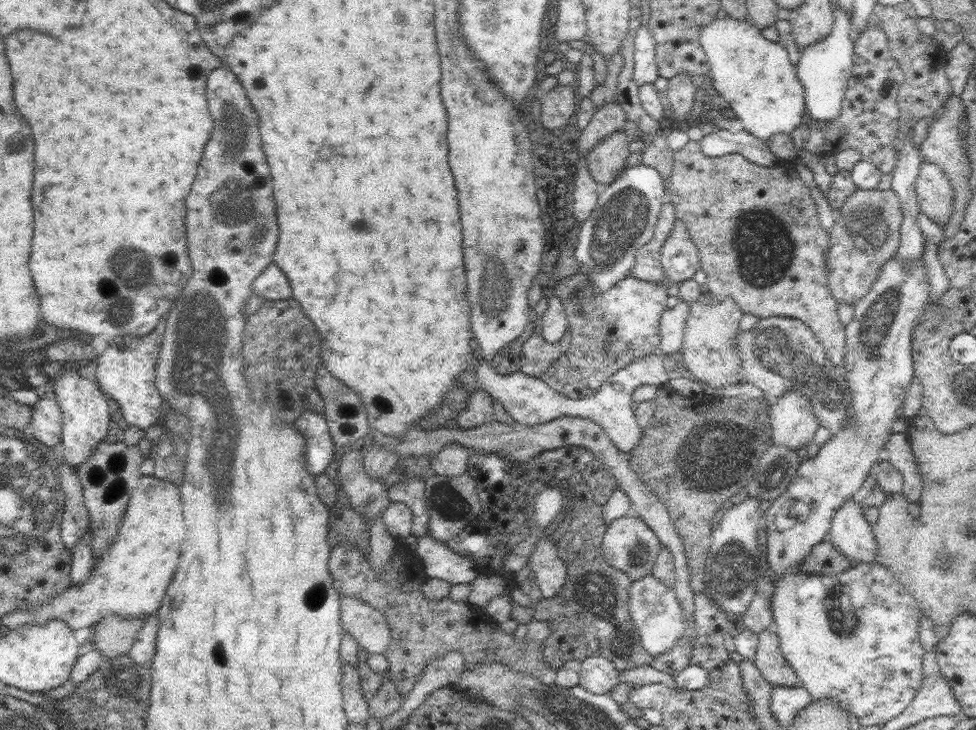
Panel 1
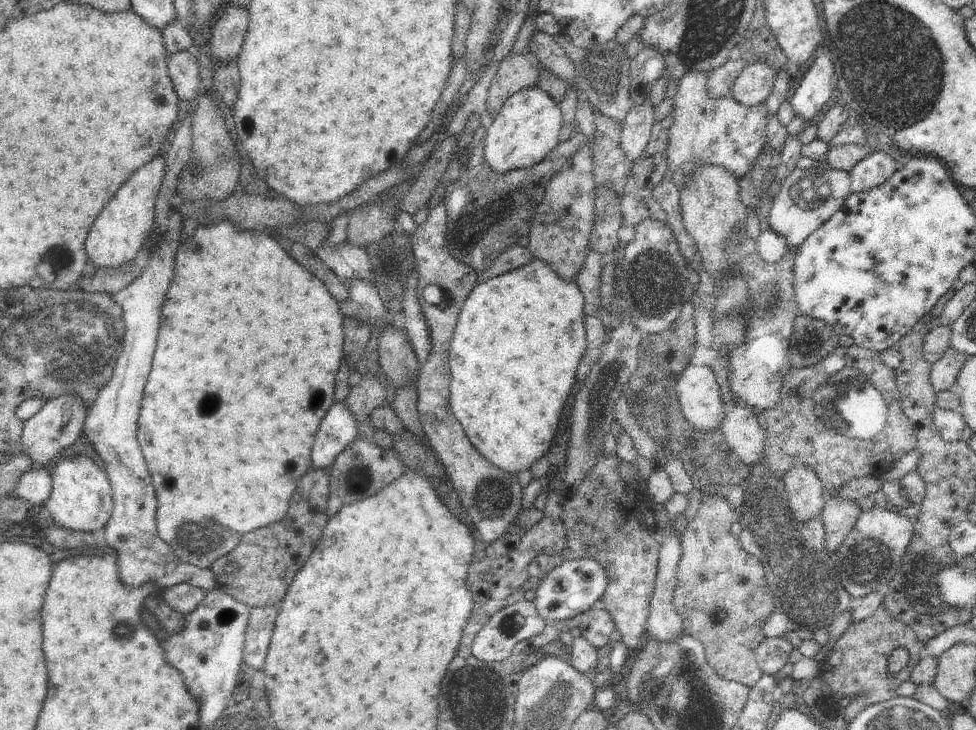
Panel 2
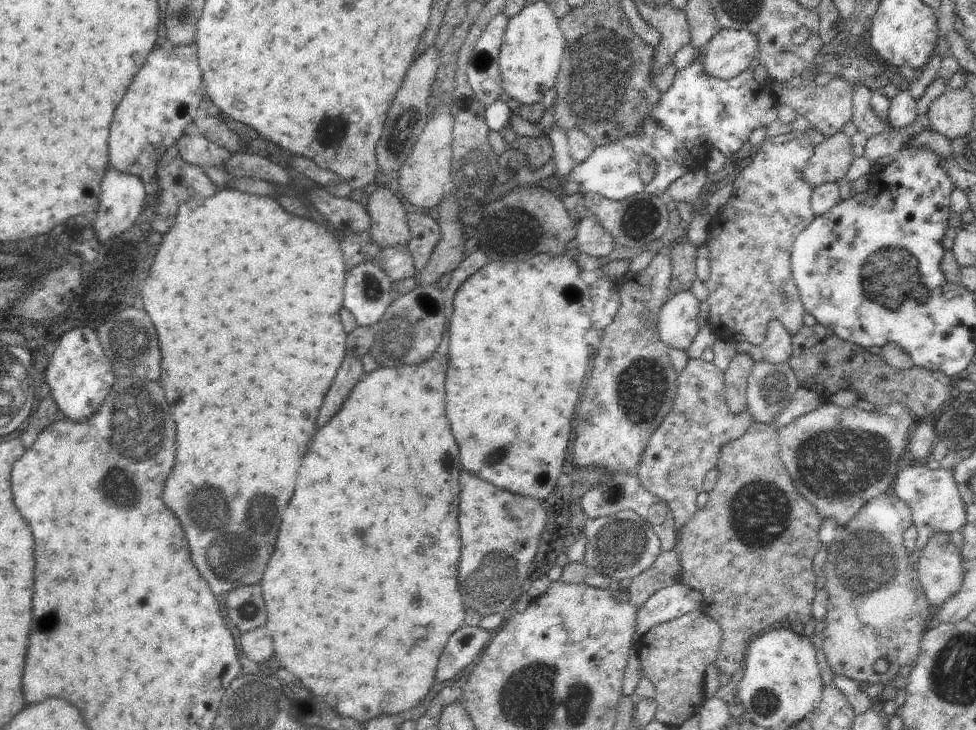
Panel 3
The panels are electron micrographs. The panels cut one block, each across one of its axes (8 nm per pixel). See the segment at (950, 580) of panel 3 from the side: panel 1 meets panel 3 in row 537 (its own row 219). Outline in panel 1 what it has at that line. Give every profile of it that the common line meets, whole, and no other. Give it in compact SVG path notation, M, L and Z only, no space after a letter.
M921 160L913 186L917 192L917 204L921 208L921 214L925 214L925 218L935 224L947 224L949 216L953 214L955 190L941 174L941 170L935 164Z

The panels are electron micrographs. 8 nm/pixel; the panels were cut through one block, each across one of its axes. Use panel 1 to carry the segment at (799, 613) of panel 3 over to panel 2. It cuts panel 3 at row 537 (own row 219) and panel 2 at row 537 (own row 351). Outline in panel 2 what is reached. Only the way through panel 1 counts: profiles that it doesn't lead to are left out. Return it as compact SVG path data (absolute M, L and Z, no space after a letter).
M839 496L827 498L827 502L819 514L823 520L823 530L825 530L823 546L825 546L827 554L837 552L837 548L841 546L841 542L845 540L845 536L857 522L859 514L861 514L861 508L857 506L855 500L847 500L847 498L839 498Z

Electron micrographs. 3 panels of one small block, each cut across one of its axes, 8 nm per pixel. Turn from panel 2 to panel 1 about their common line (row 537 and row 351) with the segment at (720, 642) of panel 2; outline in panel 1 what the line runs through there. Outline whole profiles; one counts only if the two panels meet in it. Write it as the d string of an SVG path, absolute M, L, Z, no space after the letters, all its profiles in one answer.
M717 296L711 302L699 298L689 306L689 316L685 322L681 356L687 364L693 380L701 380L711 388L723 388L741 382L739 378L739 354L731 350L731 338L739 332L739 320L743 316L741 306L731 296Z

